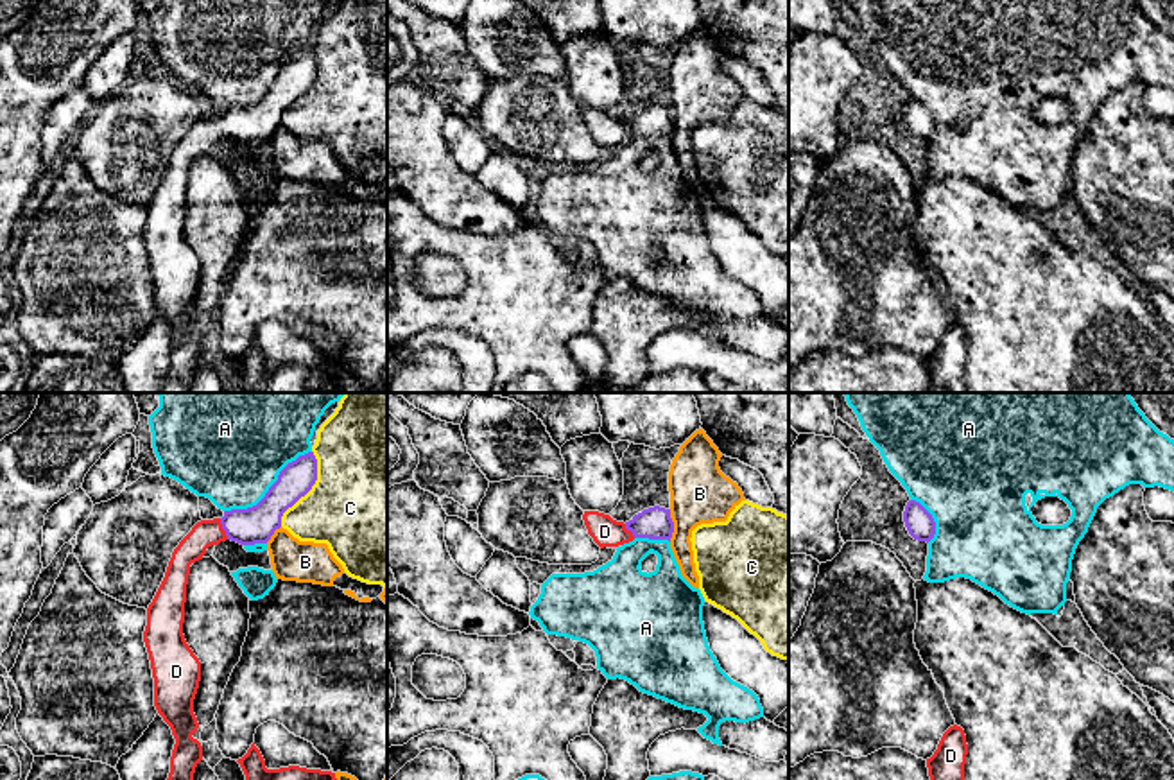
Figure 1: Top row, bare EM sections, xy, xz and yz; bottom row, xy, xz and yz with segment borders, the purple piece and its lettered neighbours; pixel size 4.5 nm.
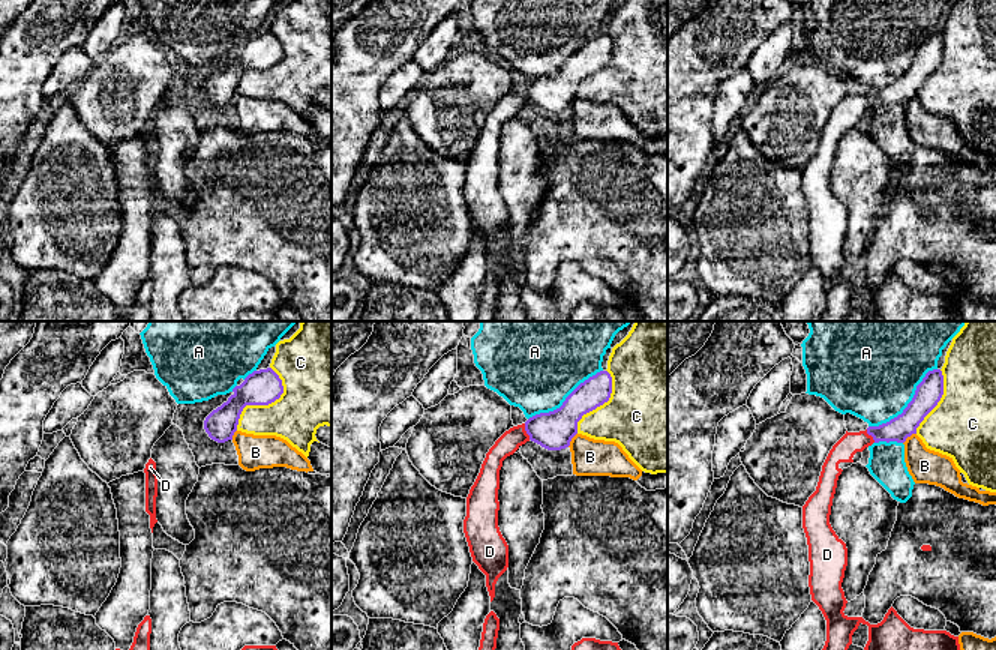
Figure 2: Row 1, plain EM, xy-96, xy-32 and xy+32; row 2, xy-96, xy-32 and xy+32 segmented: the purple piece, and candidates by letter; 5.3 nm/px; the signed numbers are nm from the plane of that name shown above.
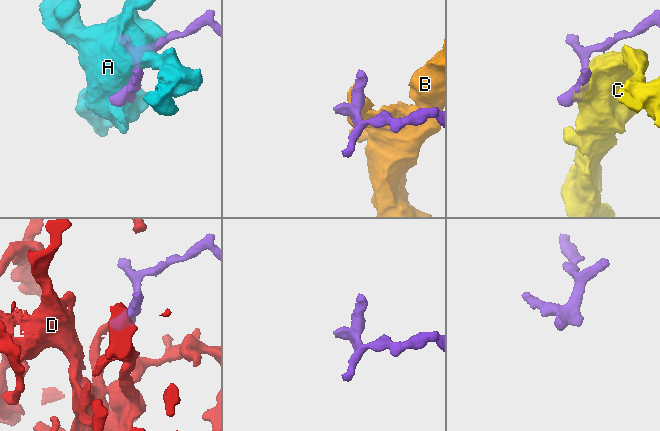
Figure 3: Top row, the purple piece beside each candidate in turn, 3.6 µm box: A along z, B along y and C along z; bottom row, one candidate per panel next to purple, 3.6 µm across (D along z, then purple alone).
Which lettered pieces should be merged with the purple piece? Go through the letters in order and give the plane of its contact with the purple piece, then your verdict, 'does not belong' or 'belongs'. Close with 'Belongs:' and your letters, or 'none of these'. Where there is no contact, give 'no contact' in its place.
A: meets purple in xy; does not belong
B: meets purple in xz; does not belong
C: meets purple in xy; does not belong
D: meets purple in xy; belongs
Belongs: D

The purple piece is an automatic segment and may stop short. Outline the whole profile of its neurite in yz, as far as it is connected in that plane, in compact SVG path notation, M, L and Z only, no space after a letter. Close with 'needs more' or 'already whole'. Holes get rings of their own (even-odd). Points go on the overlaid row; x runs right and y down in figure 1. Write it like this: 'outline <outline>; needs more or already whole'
outline M909 500L903 511L903 522L909 534L918 542L930 542L936 534L932 515L916 500Z; already whole

